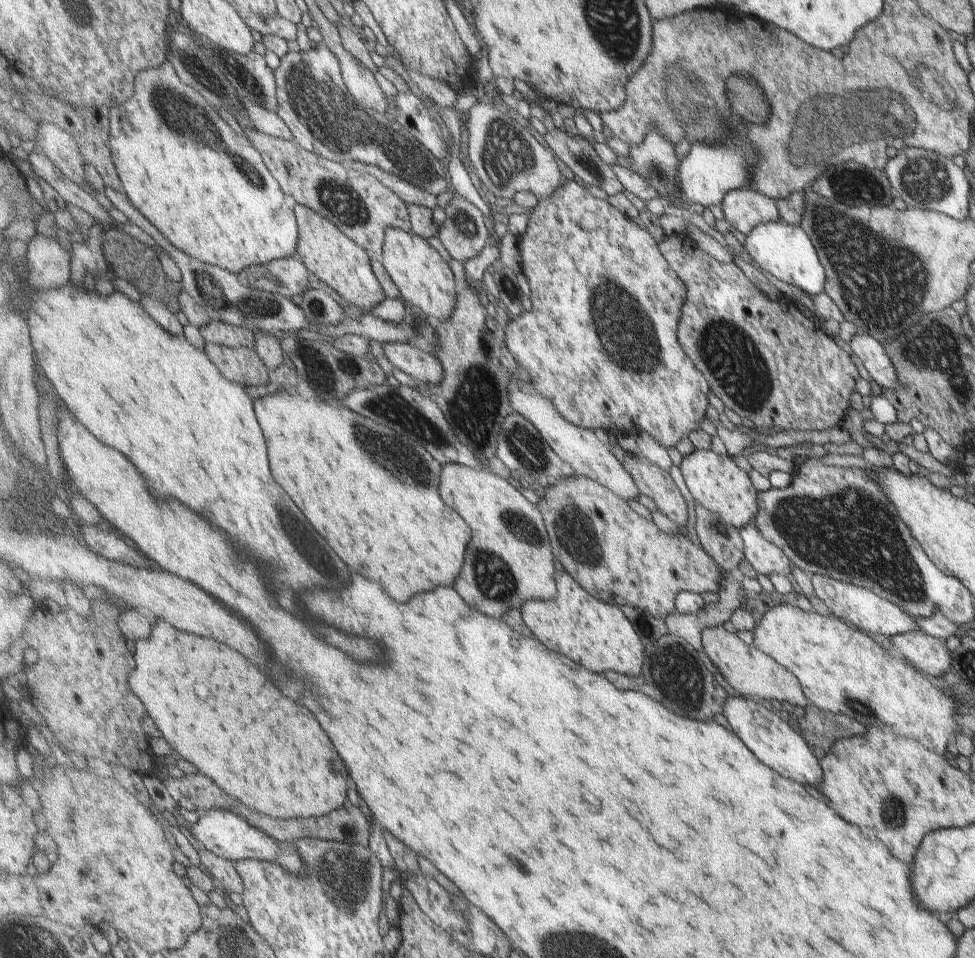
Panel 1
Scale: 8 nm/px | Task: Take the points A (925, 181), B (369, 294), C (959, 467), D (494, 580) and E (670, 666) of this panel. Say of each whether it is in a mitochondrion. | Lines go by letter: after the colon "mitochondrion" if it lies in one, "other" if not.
A: mitochondrion
B: other
C: other
D: mitochondrion
E: mitochondrion

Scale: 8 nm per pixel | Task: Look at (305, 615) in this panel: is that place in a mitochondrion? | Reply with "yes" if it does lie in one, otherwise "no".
no

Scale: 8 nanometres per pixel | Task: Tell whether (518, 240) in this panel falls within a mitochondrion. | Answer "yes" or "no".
no

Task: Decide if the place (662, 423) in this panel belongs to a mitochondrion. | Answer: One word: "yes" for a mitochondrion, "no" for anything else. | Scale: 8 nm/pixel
no

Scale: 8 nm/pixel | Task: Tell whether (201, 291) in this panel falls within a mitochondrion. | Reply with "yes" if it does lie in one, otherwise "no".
no

